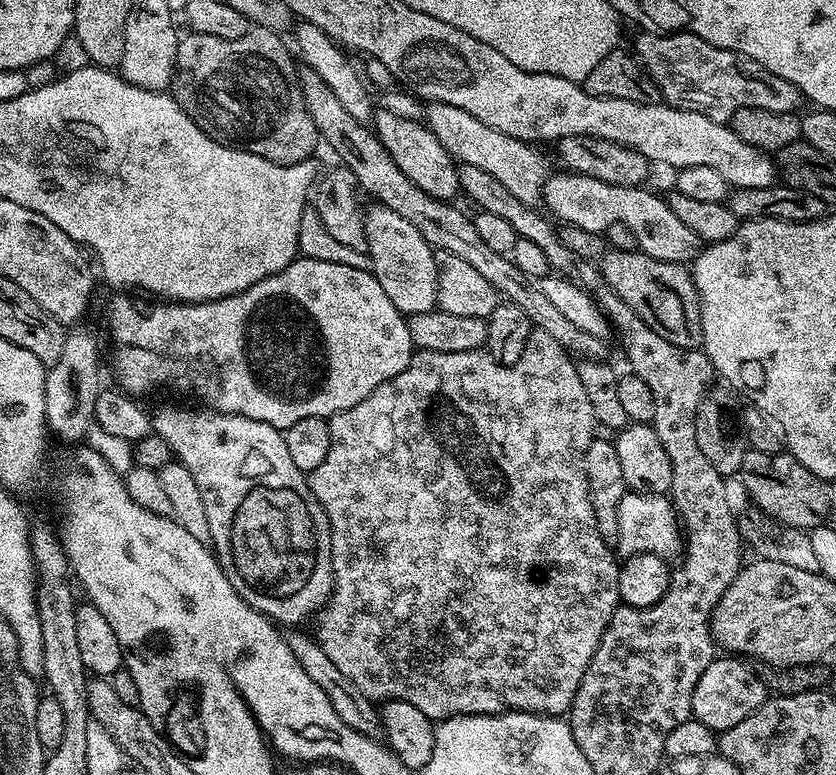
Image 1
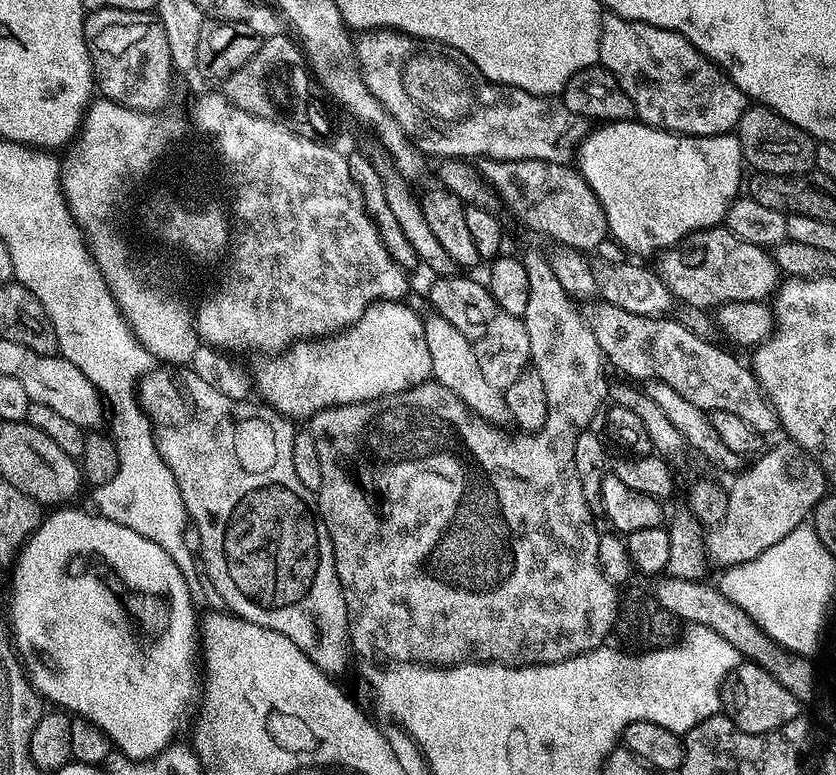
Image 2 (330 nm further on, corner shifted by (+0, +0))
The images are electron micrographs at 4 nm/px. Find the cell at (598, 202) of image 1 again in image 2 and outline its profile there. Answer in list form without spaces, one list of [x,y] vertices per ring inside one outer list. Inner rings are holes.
[[[727,226],[692,232],[679,244],[659,253],[659,260],[660,277],[673,297],[681,305],[709,310],[730,302],[767,301],[782,280],[782,273],[769,249],[754,246],[754,242],[742,242],[742,238],[734,235]]]

